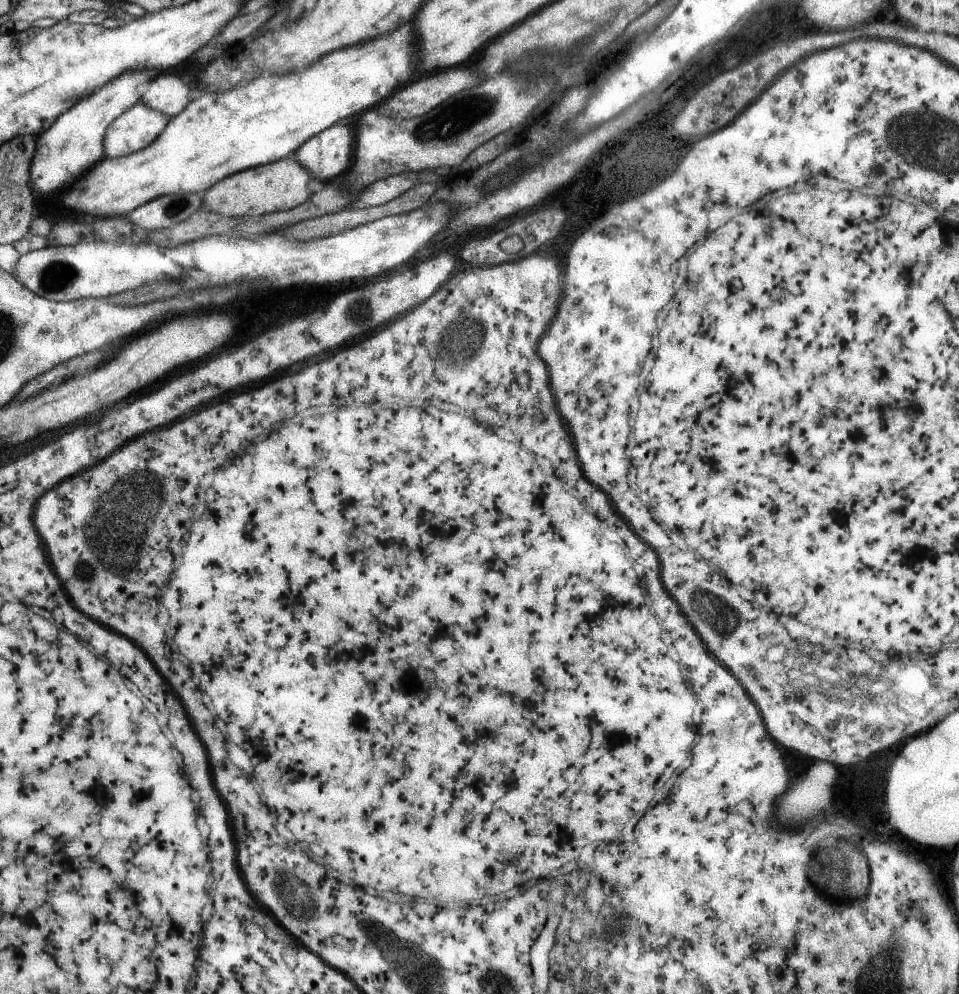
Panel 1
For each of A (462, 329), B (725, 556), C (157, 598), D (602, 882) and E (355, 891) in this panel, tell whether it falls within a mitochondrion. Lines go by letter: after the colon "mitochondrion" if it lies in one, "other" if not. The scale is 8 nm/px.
A: mitochondrion
B: other
C: other
D: other
E: other

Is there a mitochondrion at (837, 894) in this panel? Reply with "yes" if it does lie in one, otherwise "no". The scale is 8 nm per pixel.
yes

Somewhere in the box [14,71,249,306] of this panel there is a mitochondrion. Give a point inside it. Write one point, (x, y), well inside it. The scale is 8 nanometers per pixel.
(56, 277)

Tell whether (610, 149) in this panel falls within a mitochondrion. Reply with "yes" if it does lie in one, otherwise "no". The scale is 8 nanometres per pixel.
no

